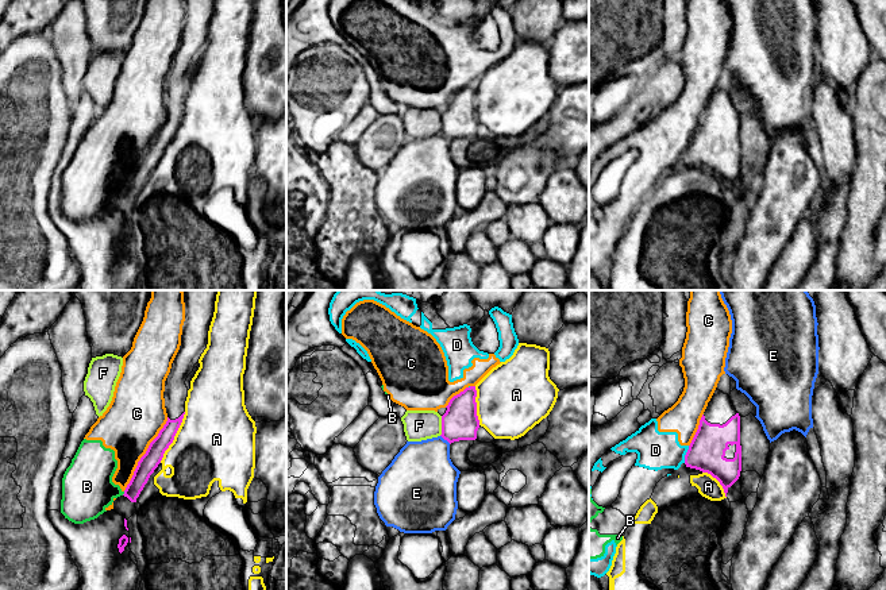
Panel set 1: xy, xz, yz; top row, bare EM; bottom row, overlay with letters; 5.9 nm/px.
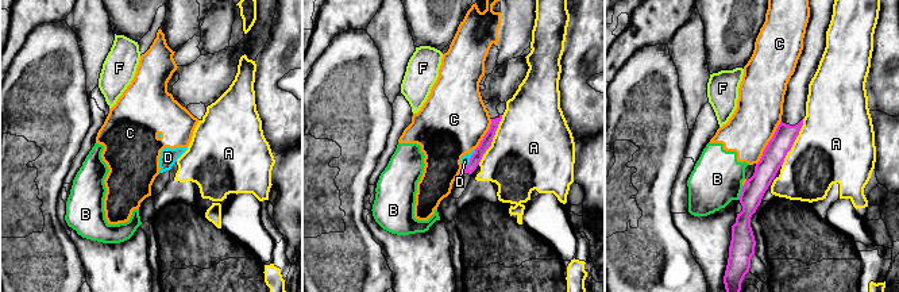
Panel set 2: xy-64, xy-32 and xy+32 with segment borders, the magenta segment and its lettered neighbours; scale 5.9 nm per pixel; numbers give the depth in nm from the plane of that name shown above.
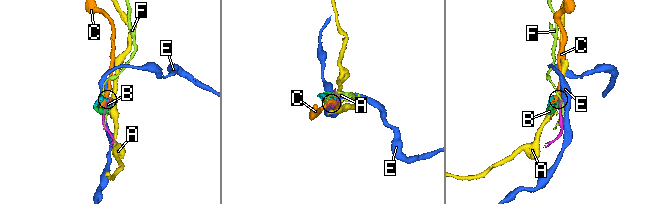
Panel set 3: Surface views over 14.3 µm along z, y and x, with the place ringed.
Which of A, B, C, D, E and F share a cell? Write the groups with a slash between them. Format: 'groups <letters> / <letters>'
groups A / B C D / E / F

